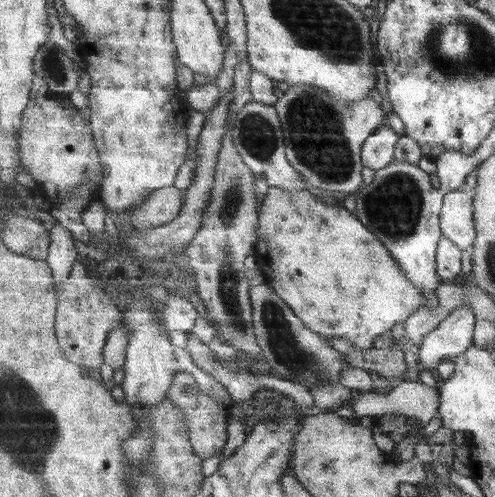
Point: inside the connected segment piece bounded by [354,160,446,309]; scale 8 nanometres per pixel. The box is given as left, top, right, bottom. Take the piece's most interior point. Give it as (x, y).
(400, 205)

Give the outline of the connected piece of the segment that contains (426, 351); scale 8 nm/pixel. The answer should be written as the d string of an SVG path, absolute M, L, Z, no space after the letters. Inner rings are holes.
M471 305L454 308L435 330L425 335L423 344L418 347L419 362L425 369L431 369L441 361L453 361L456 356L463 354L474 345L477 321Z

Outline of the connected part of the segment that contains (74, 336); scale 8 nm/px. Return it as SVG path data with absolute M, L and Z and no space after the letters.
M82 260L73 265L71 274L63 281L56 282L58 313L56 330L58 341L71 362L82 366L88 375L98 375L99 368L106 363L105 348L112 330L123 325L123 313L117 304L105 293L104 282L87 276L88 268Z

